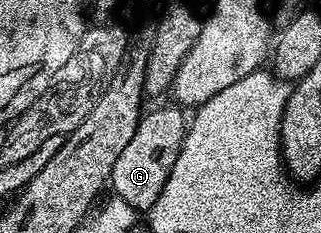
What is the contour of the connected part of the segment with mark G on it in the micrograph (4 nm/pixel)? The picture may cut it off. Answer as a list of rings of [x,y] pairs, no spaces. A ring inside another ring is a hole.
[[[172,106],[147,111],[143,115],[131,141],[124,146],[120,157],[116,158],[110,175],[108,182],[111,191],[136,212],[148,212],[155,204],[179,158],[186,137],[188,118],[184,116],[185,111],[181,107]]]

